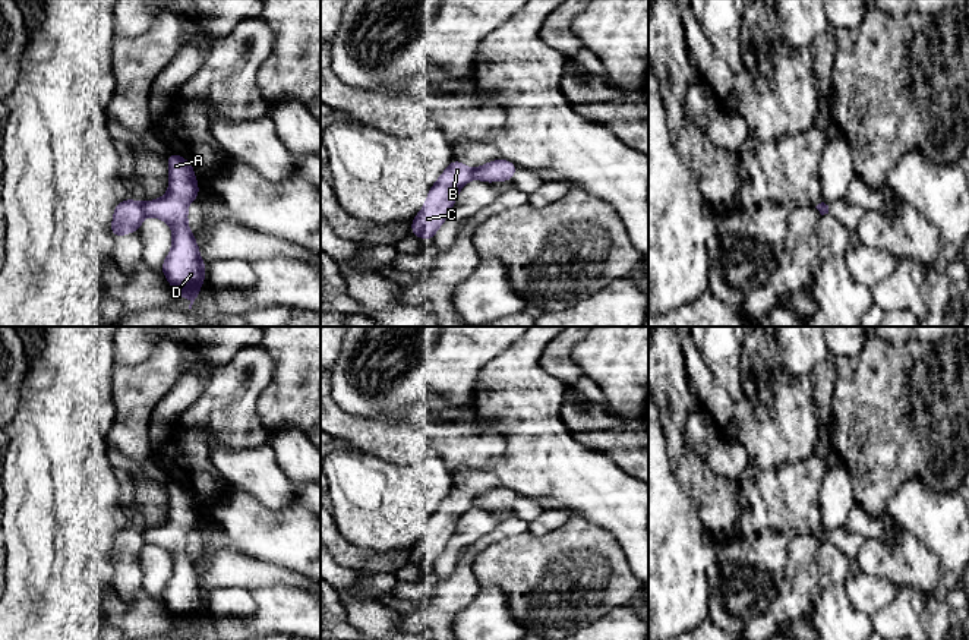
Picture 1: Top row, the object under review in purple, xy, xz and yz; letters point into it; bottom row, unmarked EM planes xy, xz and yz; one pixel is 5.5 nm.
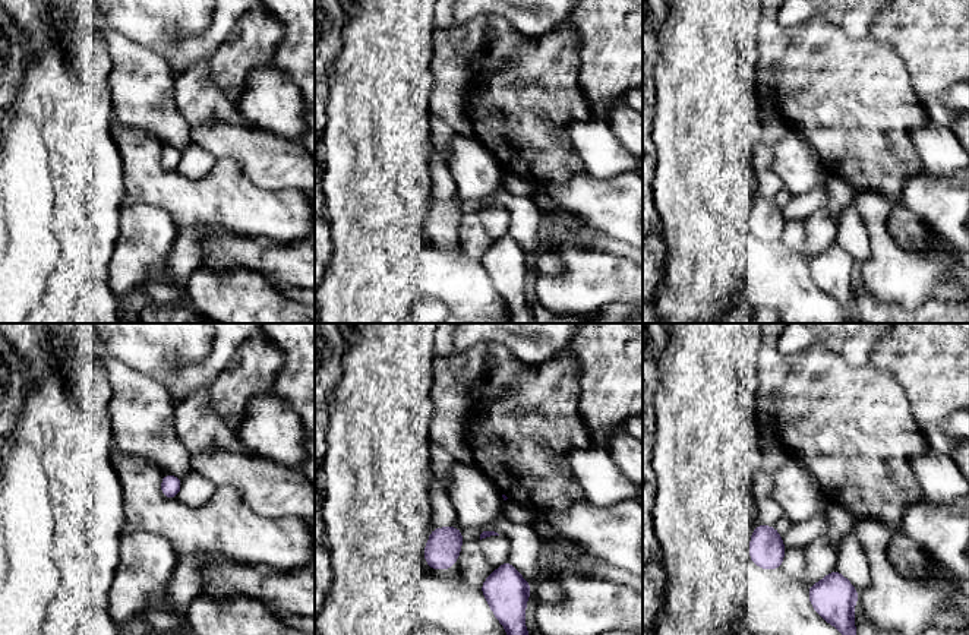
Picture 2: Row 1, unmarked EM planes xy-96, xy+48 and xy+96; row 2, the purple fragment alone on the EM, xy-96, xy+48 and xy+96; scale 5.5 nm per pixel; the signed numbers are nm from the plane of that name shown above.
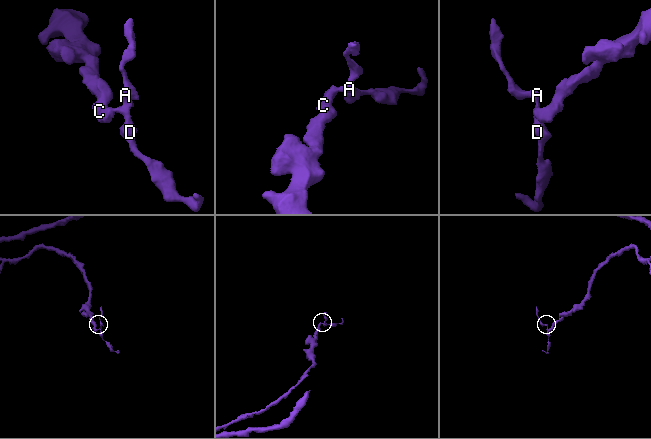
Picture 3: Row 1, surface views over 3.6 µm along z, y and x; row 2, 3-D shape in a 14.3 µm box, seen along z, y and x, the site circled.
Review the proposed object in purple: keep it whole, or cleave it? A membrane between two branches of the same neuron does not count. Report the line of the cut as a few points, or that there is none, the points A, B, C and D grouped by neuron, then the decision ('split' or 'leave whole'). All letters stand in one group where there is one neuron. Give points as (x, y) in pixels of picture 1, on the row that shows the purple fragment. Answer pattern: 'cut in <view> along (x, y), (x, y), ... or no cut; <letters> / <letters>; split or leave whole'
cut in xy along (142, 204), (147, 214); A D / B C; split

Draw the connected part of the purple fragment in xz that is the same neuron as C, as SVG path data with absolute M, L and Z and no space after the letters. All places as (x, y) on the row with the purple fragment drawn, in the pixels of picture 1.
M454 158L430 187L424 206L411 221L411 233L429 242L445 223L460 189L471 179L473 170Z

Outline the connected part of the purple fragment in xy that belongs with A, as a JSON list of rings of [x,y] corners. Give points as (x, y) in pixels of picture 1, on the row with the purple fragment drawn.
[[[168,152],[170,187],[165,196],[143,204],[146,215],[161,218],[173,228],[173,248],[161,269],[176,293],[186,297],[192,309],[205,280],[206,267],[195,236],[187,227],[187,205],[199,198],[193,165]]]

